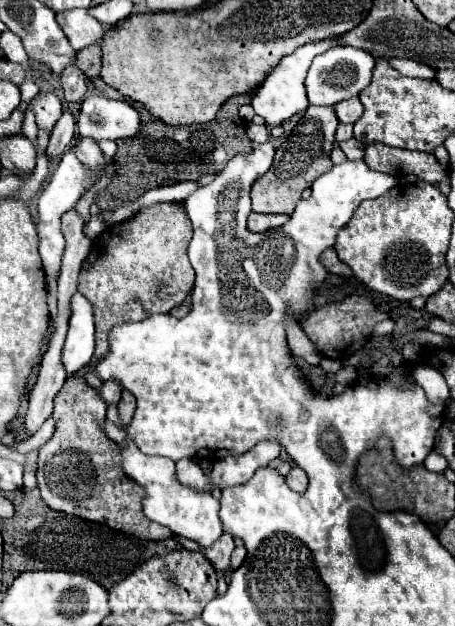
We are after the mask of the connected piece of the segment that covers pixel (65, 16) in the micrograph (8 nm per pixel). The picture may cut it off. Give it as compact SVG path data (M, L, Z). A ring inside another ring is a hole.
M80 8L66 10L56 14L56 20L74 50L84 50L100 42L104 36L102 24L96 18L92 18L86 10L80 10Z

